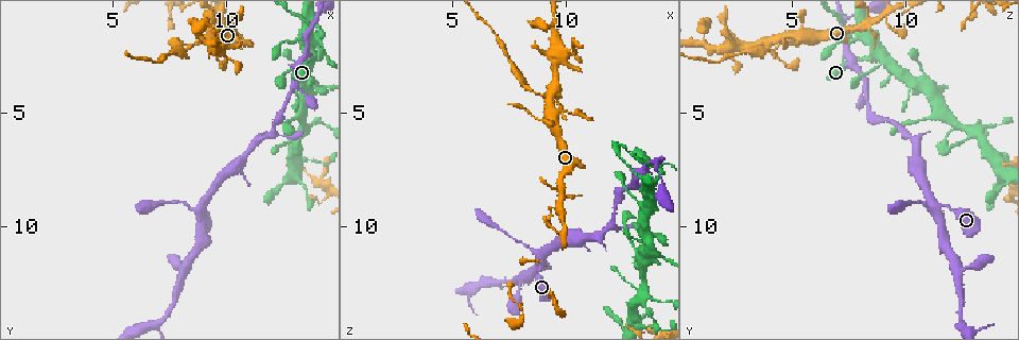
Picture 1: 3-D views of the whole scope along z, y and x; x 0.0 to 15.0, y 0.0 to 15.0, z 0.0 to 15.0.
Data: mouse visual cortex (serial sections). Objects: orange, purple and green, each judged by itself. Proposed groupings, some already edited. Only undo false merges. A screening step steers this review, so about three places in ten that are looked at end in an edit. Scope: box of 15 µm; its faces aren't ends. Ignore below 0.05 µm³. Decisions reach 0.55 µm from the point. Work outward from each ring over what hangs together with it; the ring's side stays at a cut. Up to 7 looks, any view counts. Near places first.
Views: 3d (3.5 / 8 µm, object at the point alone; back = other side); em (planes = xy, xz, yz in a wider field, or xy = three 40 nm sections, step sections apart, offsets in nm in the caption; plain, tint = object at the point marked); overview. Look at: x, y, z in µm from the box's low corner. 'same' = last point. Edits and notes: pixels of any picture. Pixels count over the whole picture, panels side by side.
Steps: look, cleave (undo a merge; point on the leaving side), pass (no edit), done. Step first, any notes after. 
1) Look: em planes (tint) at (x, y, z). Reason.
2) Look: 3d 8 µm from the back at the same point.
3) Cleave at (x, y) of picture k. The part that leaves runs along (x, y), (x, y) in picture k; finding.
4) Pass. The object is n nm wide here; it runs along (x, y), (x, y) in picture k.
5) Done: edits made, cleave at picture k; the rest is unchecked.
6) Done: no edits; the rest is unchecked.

Look: 3d 3.5 µm at (9.2, 1.8, 4.2). Arms part here.

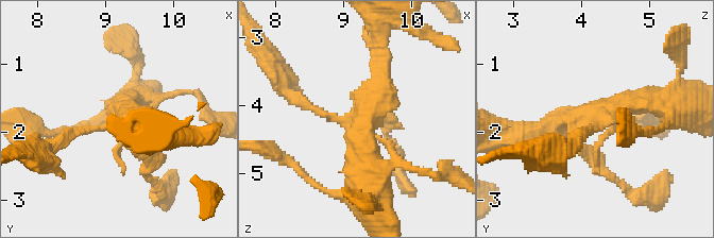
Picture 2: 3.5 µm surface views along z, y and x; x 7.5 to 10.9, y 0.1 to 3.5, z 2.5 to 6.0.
Look: em xy step 2 (tint) at (9.25, 1.75, 4.25).

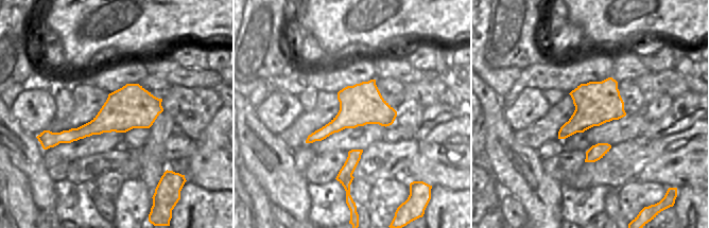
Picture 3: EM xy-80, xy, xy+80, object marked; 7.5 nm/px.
Cleave at (299, 96) of picture 2. The part that leaves runs along (326, 115), (284, 90), (268, 60) in picture 2; a second cell is stuck on.

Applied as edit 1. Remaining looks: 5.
Look: overview. See it whole again.

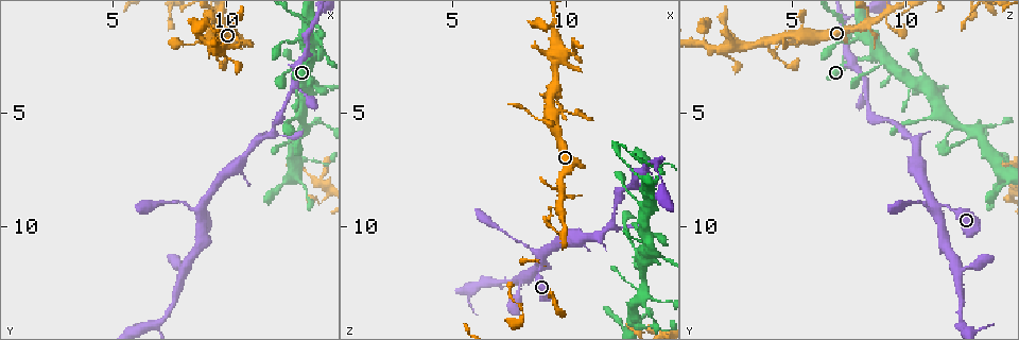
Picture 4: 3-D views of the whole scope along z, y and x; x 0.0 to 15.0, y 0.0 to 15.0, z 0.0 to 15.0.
Look: 3d 3.5 µm at (14.0, 1.7, 7.4). Abrupt turn.

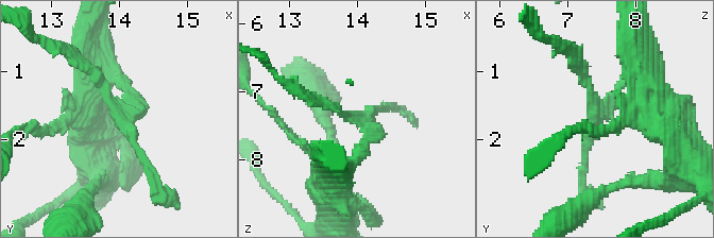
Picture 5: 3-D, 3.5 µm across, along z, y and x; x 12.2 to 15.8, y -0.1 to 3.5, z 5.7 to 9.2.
Look: em planes (tint) at (14.05, 1.60, 7.45). Shape alone is not enough.

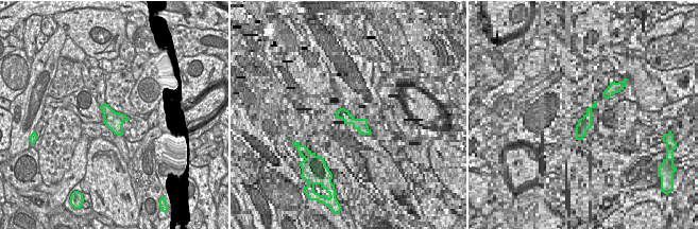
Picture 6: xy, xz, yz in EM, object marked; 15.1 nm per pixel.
Look: em xy step 5 (tint) at the same point.

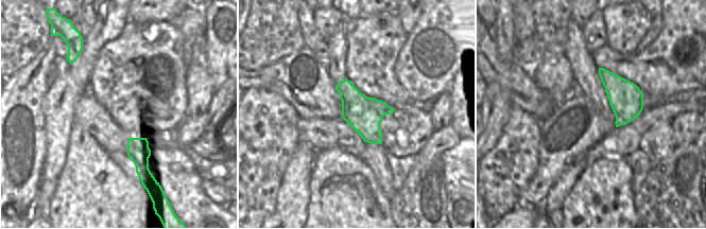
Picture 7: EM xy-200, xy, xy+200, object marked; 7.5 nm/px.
Cleave at (591, 116) of picture 5. The part that leaves runs along (612, 99), (596, 113), (577, 64) in picture 5; a second cell is stuck on.

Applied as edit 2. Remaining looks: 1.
Done: edits made, cleave at picture 2, cleave at picture 5; the rest is unchecked.

